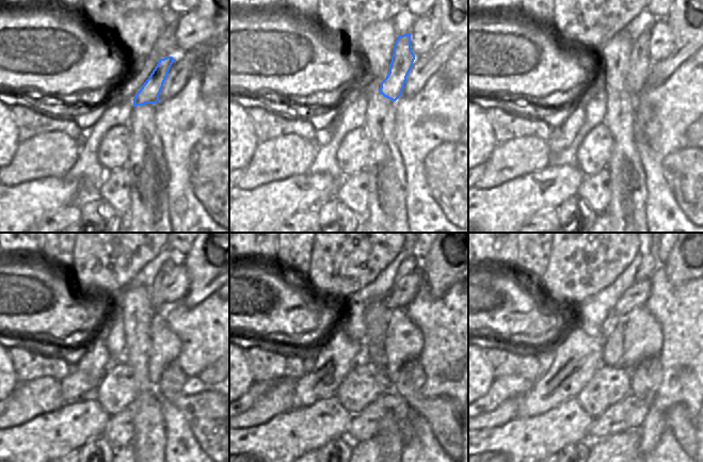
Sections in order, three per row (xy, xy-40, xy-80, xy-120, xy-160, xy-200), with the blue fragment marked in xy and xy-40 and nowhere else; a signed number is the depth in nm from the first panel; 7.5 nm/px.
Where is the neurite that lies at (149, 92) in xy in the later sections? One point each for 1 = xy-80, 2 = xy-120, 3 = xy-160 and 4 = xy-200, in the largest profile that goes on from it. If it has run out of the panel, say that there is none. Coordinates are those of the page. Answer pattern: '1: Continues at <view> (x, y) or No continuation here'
1: Continues at xy-80 (640, 62)
2: Continues at xy-120 (156, 296)
3: Continues at xy-160 (412, 263)
4: Continues at xy-200 (650, 260)

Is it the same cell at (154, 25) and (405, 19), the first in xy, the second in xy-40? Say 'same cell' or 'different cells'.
different cells

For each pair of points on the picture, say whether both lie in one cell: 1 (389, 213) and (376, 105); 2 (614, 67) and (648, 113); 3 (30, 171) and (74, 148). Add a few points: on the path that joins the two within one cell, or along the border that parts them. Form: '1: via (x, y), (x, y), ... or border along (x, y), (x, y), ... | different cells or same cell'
1: via (387, 187), (381, 131) | same cell
2: border along (636, 96), (634, 121) | different cells
3: via (41, 160), (46, 155), (63, 150) | same cell

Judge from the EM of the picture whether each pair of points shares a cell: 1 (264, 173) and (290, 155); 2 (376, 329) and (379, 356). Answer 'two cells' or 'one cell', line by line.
1: one cell
2: one cell

